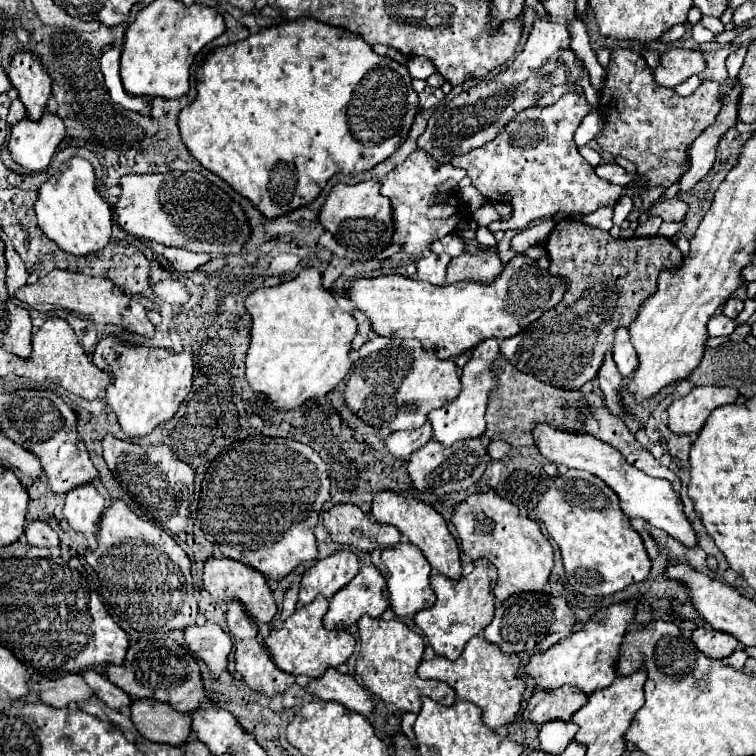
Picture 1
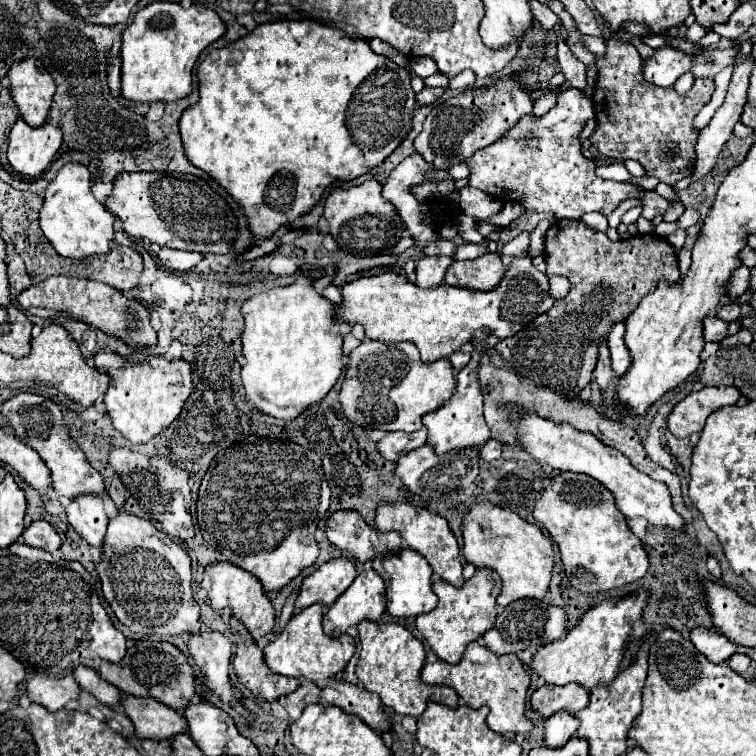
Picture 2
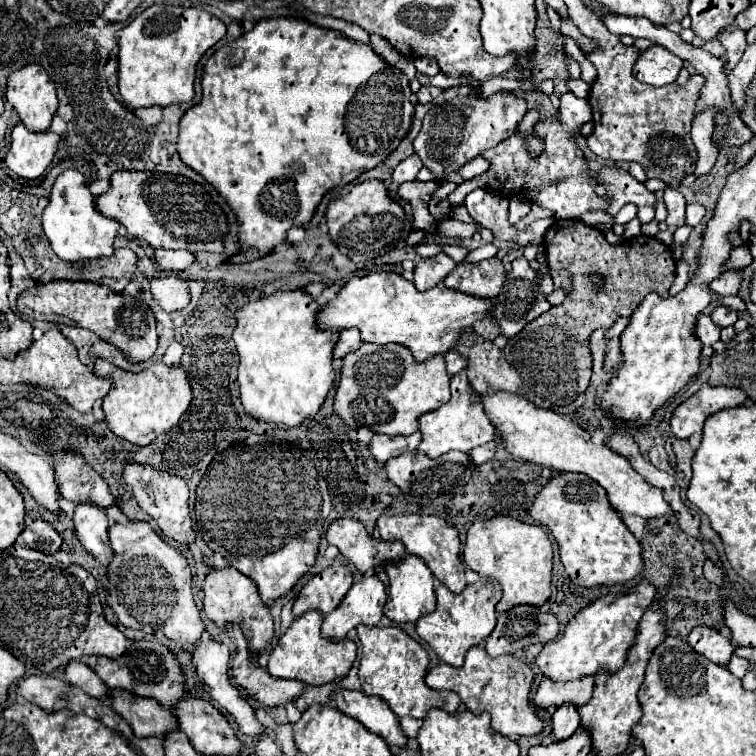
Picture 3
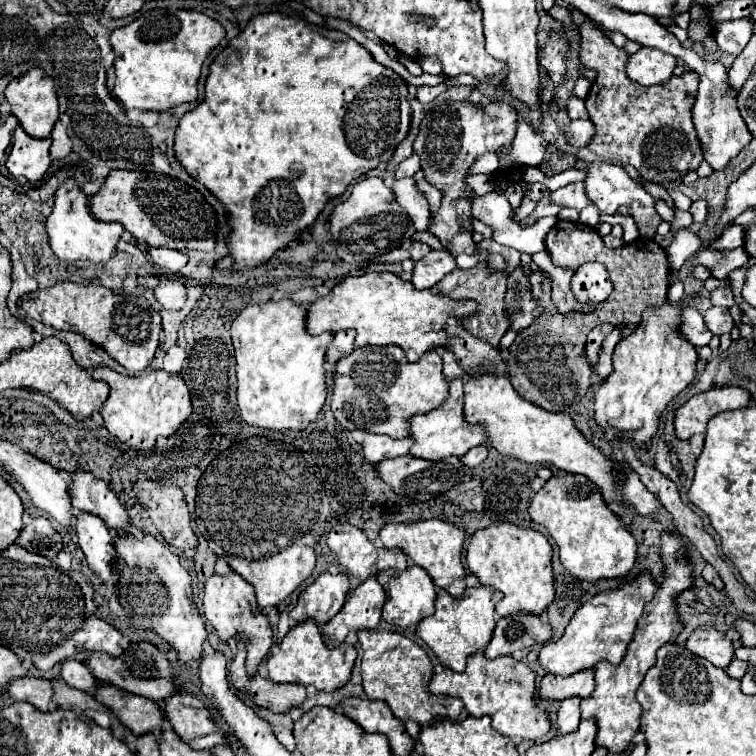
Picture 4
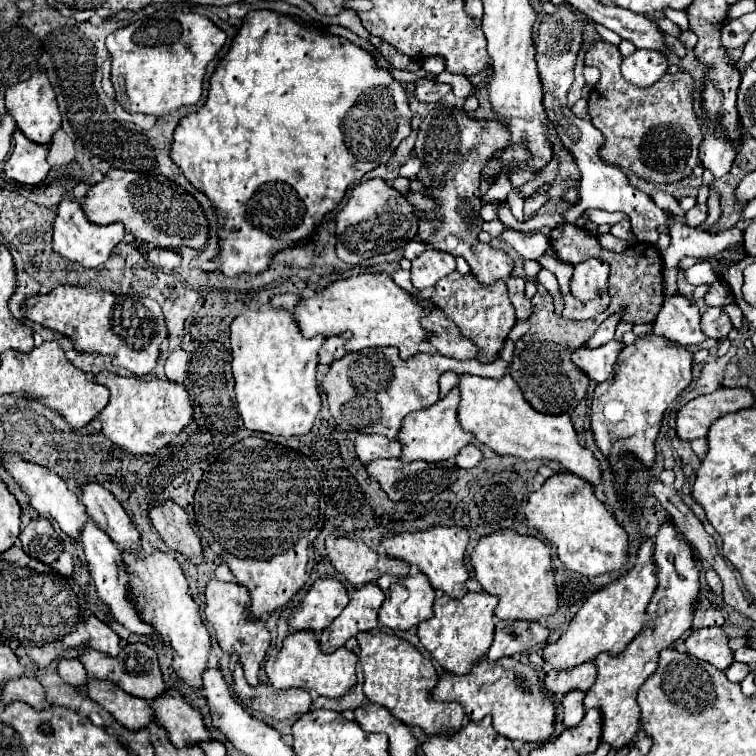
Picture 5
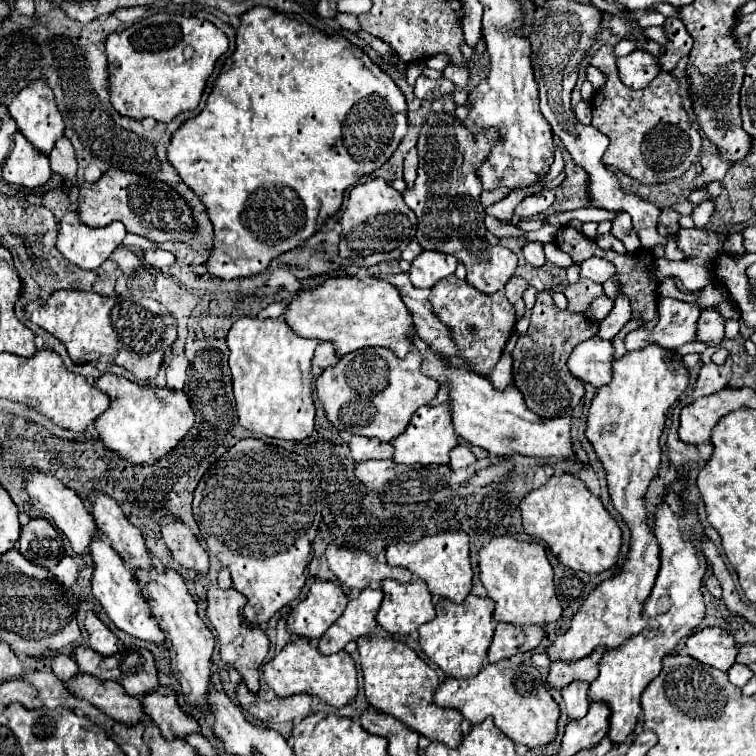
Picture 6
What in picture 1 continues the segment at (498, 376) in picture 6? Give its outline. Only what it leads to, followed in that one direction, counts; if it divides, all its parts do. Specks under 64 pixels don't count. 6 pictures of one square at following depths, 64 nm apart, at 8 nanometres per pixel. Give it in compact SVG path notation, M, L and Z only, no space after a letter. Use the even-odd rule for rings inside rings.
M376 336L358 350L344 398L366 424L394 430L412 430L428 420L428 412L442 408L460 394L460 376L454 360L440 360L436 348L422 348L420 340Z

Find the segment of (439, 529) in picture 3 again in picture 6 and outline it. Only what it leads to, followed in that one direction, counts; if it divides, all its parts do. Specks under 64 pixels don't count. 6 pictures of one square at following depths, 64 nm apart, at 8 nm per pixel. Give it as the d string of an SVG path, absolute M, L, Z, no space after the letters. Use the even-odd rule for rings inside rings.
M438 532L436 536L424 536L416 542L398 542L386 548L386 560L392 566L404 566L428 584L434 596L462 602L472 590L472 568L468 556L468 534L466 532Z

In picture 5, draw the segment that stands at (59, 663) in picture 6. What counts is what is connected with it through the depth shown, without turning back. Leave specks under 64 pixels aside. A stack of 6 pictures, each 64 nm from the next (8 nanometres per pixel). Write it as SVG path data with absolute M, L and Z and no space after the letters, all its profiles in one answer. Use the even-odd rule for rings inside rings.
M62 658L60 664L58 664L58 674L66 684L70 684L74 688L82 688L88 680L86 668L76 658Z

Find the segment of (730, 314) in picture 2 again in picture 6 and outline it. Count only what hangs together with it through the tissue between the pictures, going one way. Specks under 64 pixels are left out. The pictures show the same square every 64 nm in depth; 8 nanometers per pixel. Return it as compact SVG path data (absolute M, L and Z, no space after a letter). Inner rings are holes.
M704 308L698 320L698 340L708 346L718 346L724 340L724 324L726 318L722 318L716 308Z

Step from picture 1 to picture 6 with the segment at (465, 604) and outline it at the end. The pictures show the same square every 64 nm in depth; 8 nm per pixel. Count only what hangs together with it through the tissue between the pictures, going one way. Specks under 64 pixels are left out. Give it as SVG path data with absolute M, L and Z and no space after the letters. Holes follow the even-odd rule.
M470 593L469 608L467 604L456 604L440 598L436 602L436 618L418 628L420 646L430 656L434 664L438 664L446 676L452 678L468 678L474 676L486 664L486 650L492 644L494 636L494 602L490 598L481 598Z

